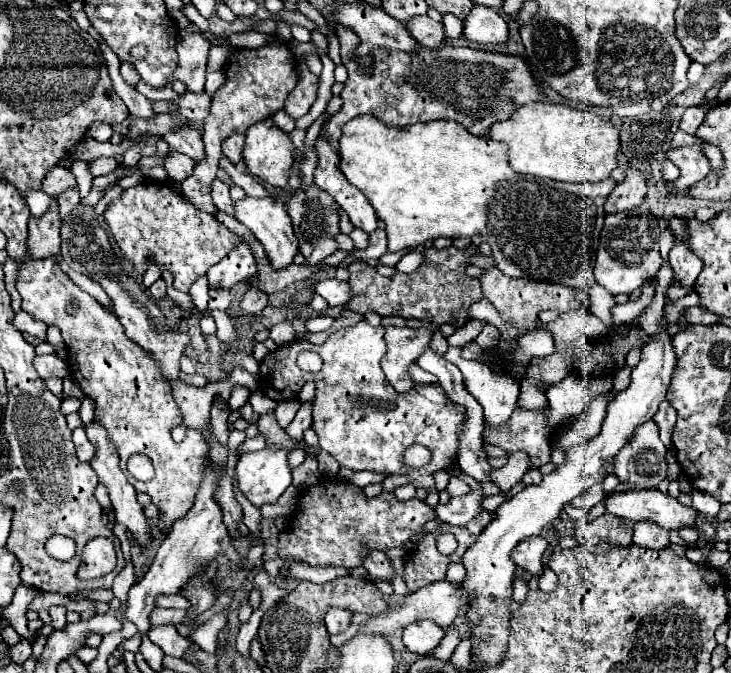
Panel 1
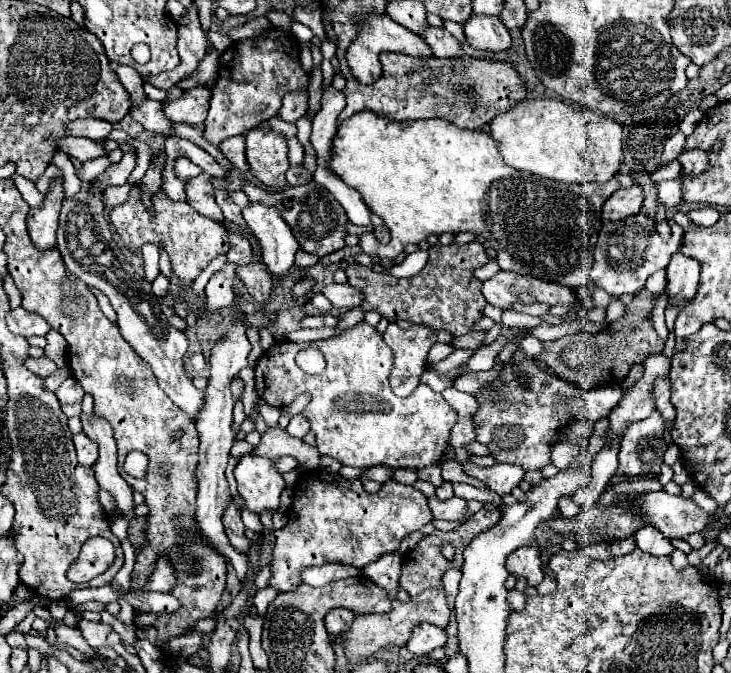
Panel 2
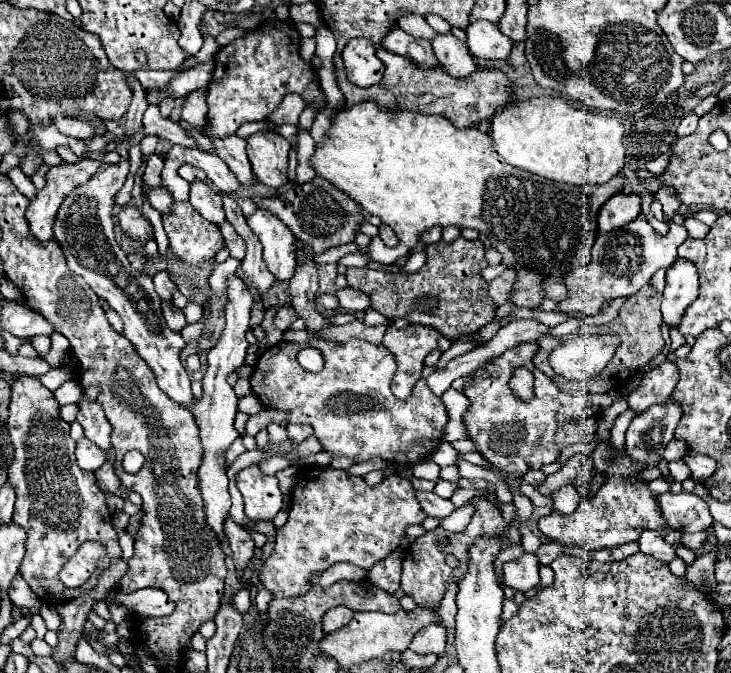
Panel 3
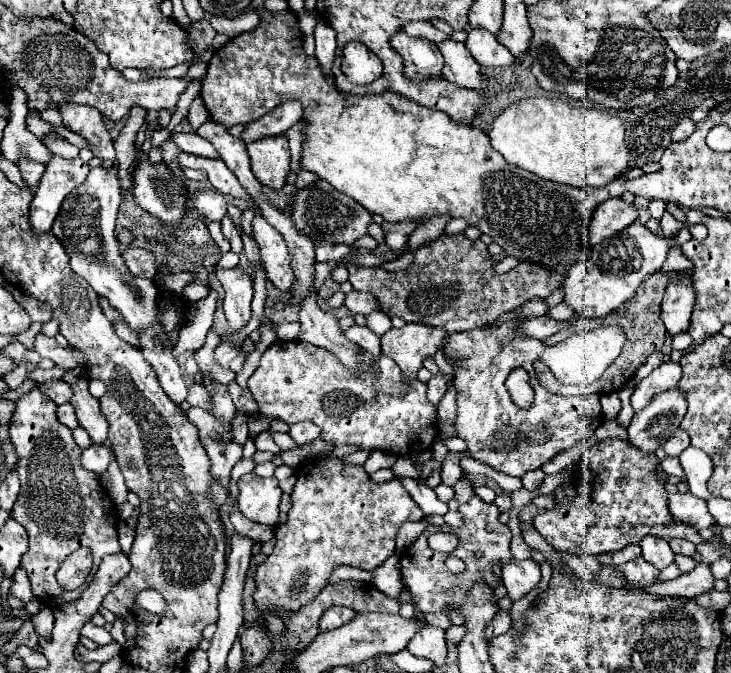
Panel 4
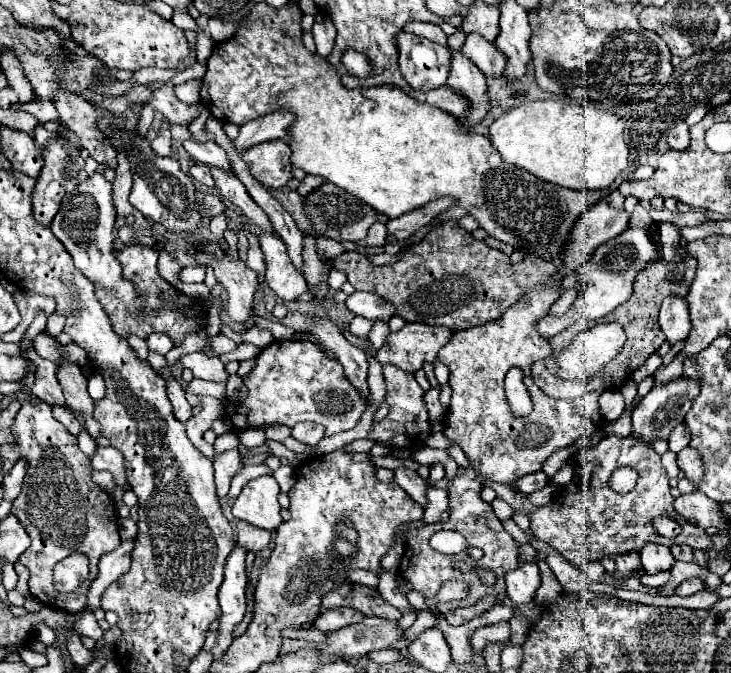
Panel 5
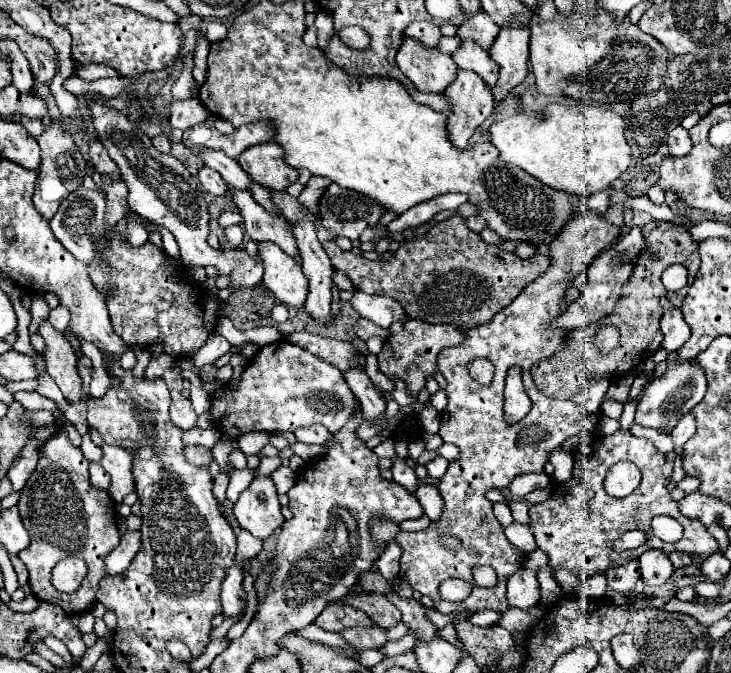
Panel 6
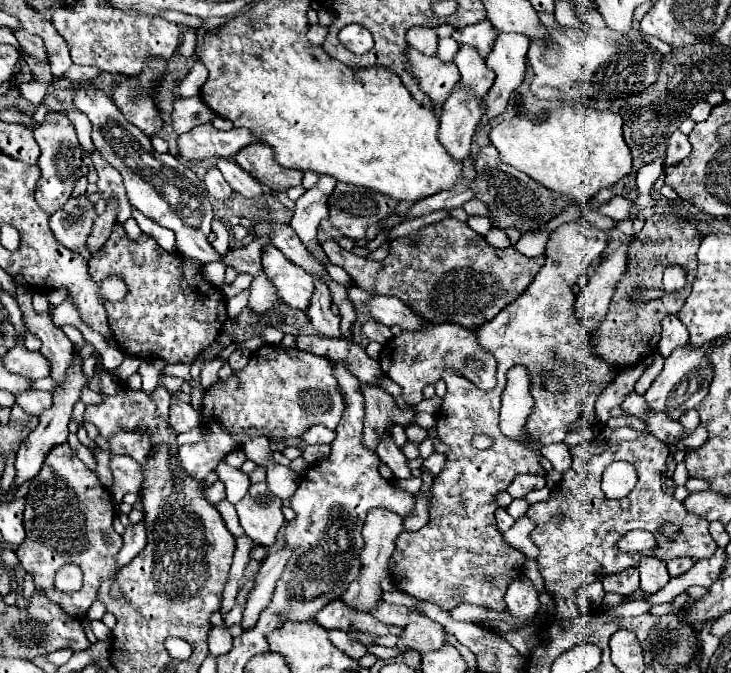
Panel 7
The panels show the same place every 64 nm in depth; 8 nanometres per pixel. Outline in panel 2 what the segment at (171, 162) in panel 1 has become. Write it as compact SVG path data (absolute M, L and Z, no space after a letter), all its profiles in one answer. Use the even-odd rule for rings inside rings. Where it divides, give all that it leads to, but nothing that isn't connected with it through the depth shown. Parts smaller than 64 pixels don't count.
M178 158L178 162L174 164L174 170L176 170L176 176L178 176L180 180L184 180L184 182L188 182L190 178L194 178L194 176L198 176L198 174L202 172L196 164L192 164L192 162L186 160L186 158Z

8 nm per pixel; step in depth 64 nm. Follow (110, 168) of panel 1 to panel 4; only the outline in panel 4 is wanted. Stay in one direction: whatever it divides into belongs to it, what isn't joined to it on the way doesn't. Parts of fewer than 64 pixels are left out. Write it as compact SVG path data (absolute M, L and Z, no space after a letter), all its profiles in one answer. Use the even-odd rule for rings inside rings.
M52 154L30 206L30 224L34 230L50 232L50 224L58 216L64 196L70 194L72 188L82 184L88 172L88 164L80 158L66 160L58 154Z

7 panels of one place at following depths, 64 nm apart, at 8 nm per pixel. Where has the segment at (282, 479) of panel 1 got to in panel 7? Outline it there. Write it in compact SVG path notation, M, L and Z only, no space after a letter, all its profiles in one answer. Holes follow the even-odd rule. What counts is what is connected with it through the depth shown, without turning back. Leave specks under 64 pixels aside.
M266 482L250 486L248 494L236 504L236 514L246 536L260 546L272 546L284 524L282 500L268 490Z

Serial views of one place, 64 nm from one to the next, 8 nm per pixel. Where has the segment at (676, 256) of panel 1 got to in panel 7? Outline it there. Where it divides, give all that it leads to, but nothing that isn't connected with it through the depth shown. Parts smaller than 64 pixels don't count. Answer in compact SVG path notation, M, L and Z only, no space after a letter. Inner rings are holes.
M666 316L666 320L662 320L662 338L658 342L658 352L660 356L670 356L670 352L678 346L686 346L688 344L688 332L686 326L676 318L676 316Z

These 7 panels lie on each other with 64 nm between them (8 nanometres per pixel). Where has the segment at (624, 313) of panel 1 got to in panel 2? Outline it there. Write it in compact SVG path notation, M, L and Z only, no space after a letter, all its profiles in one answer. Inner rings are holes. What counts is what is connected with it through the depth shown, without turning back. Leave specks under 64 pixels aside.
M658 270L650 276L650 280L646 282L646 288L650 290L652 294L659 294L665 290L666 287L666 272L664 270ZM620 300L610 302L610 306L608 306L608 314L606 314L606 322L612 324L612 322L616 322L616 320L622 318L622 316L624 316L624 304L622 304Z

